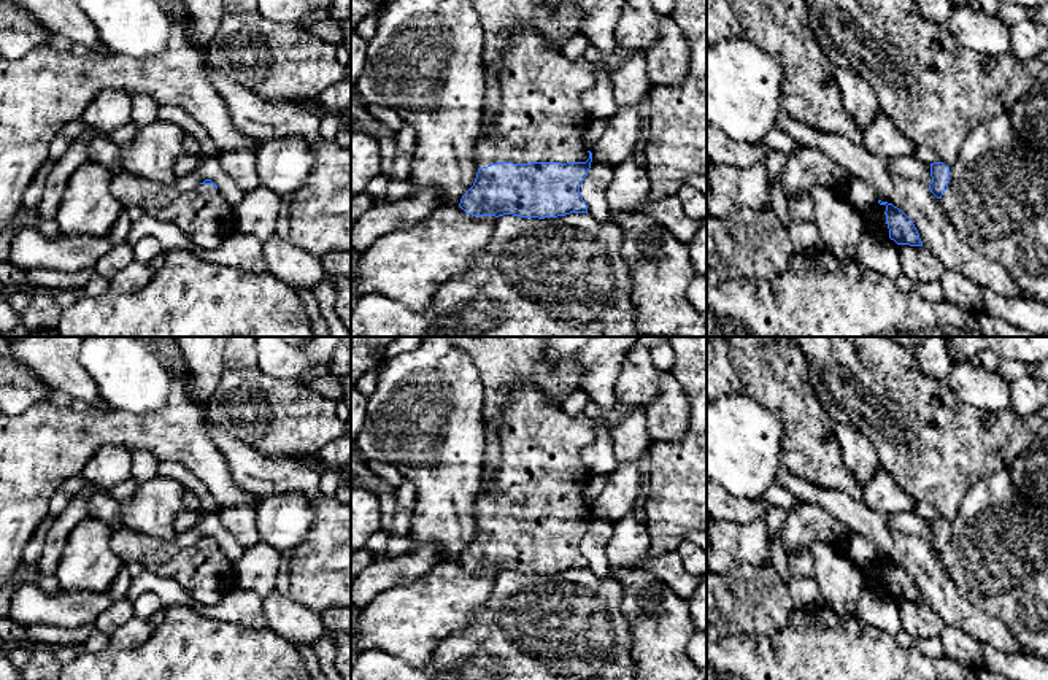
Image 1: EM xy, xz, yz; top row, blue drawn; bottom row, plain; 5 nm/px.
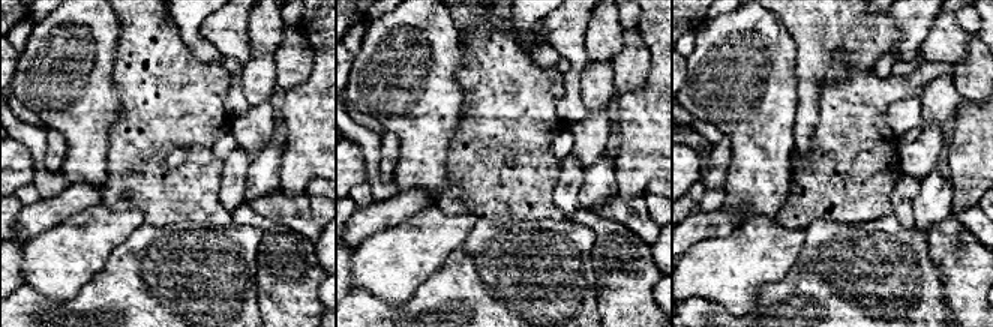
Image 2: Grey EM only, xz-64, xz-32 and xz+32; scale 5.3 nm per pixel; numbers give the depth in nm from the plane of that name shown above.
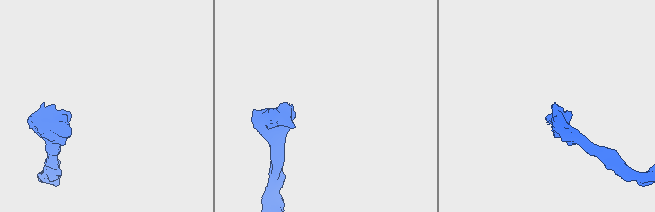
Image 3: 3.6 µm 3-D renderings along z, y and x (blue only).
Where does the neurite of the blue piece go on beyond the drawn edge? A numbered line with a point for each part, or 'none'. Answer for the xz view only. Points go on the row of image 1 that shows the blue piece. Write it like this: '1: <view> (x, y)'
1: xz (542, 119)

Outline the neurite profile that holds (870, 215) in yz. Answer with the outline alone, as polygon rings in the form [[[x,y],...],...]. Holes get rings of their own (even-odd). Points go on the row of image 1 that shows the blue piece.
[[[875,202],[873,205],[862,210],[861,214],[862,214],[865,229],[875,232],[875,226],[881,216],[881,205]]]

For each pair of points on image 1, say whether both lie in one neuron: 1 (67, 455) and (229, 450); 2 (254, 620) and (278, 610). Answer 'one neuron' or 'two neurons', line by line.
1: two neurons
2: two neurons

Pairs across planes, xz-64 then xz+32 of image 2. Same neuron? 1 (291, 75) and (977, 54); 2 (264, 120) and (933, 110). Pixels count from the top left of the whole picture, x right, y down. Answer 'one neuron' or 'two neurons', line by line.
1: one neuron
2: two neurons

